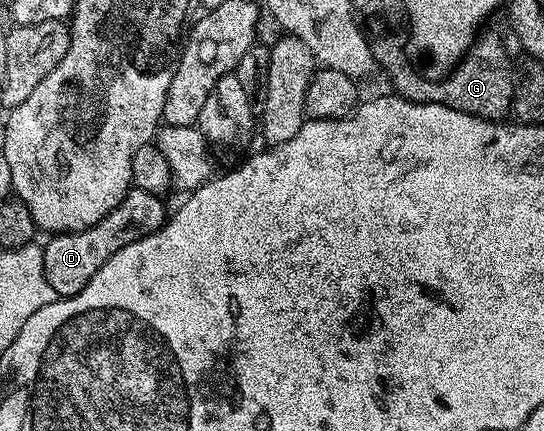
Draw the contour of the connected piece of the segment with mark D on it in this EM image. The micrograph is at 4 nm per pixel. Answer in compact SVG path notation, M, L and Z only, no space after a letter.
M132 187L108 215L98 219L98 223L94 223L94 227L86 227L82 231L73 233L51 234L47 238L48 242L43 242L42 248L44 250L44 278L52 288L53 294L57 298L78 295L78 291L82 291L82 287L86 287L86 283L90 283L90 279L94 279L94 275L100 270L102 263L106 263L106 259L110 259L110 255L122 251L122 247L126 247L146 235L159 233L160 228L170 216L170 209L164 206L164 200L165 198L159 193L147 193Z

